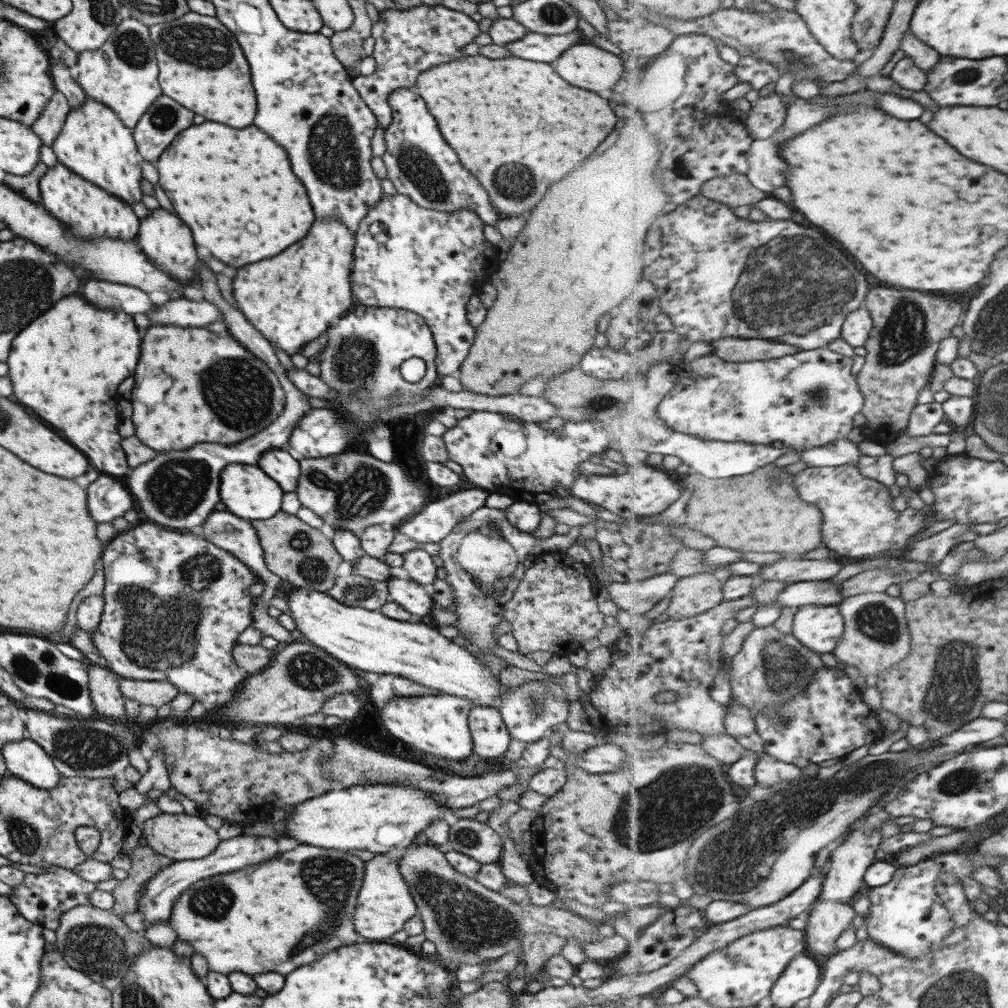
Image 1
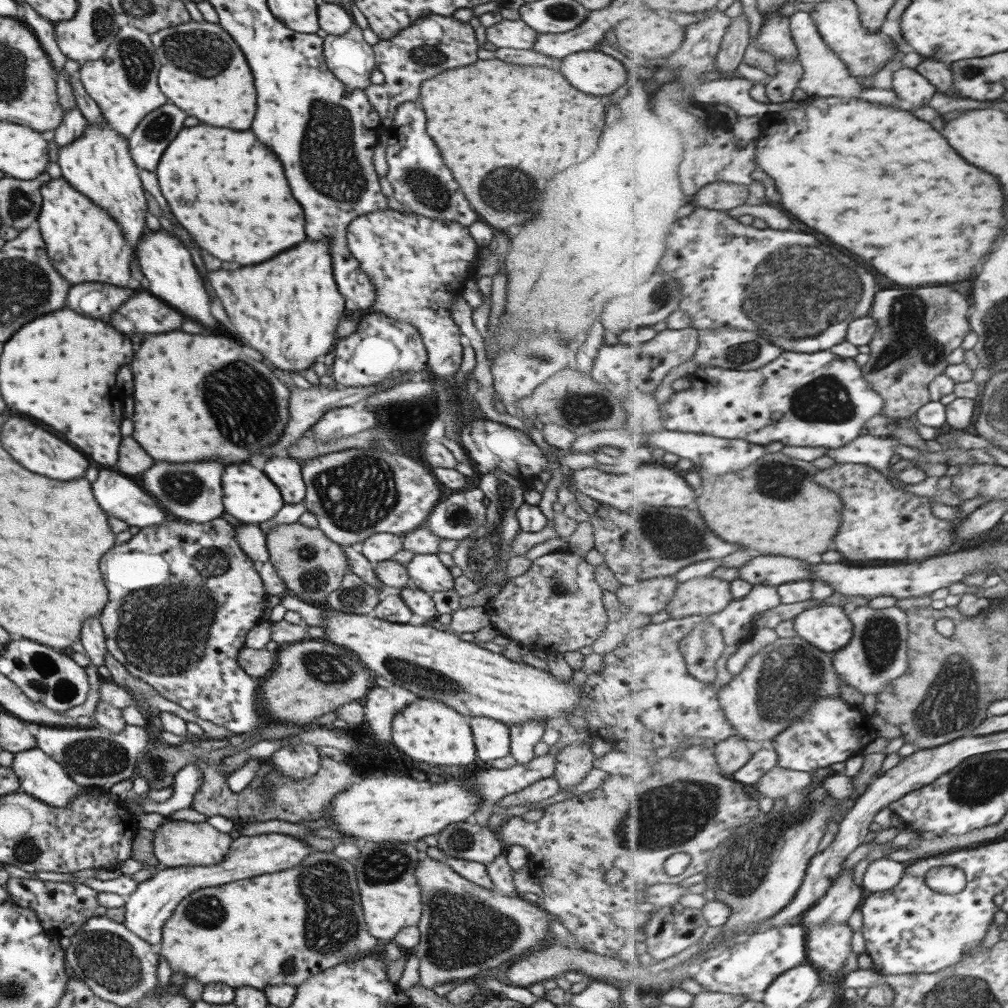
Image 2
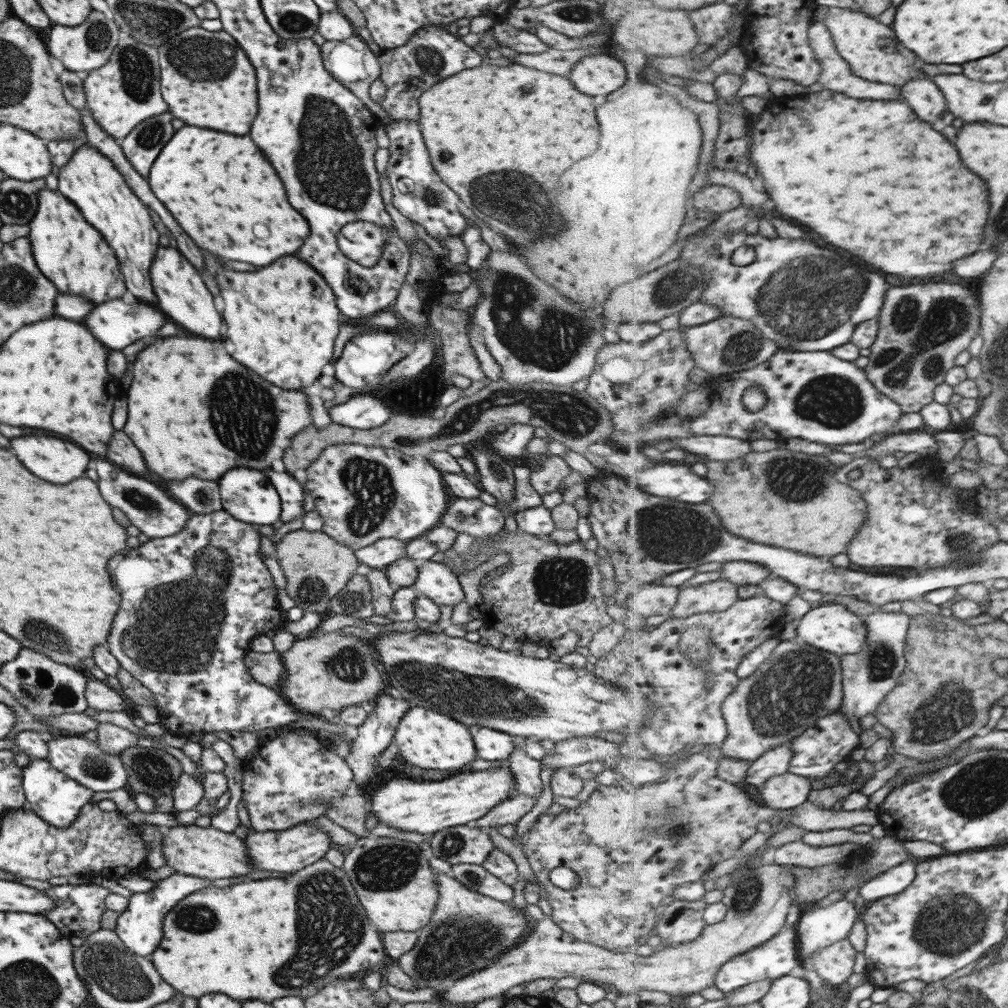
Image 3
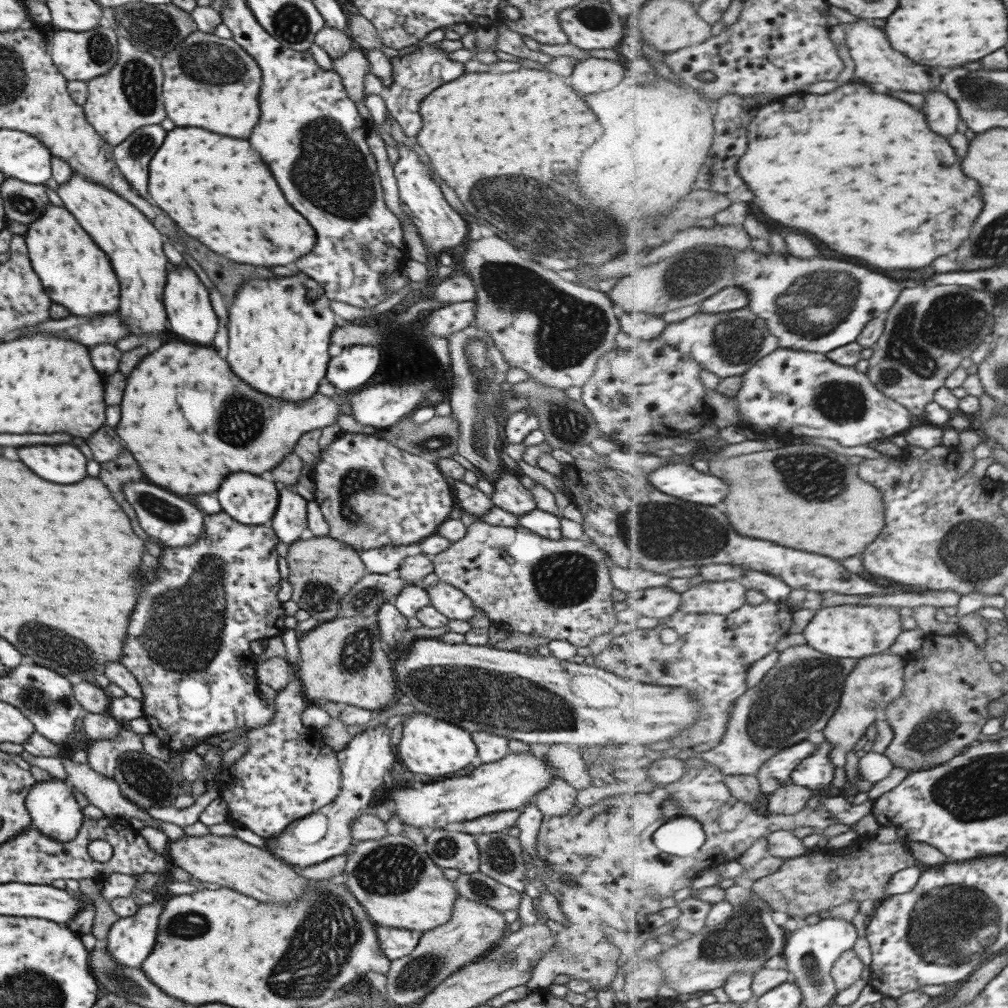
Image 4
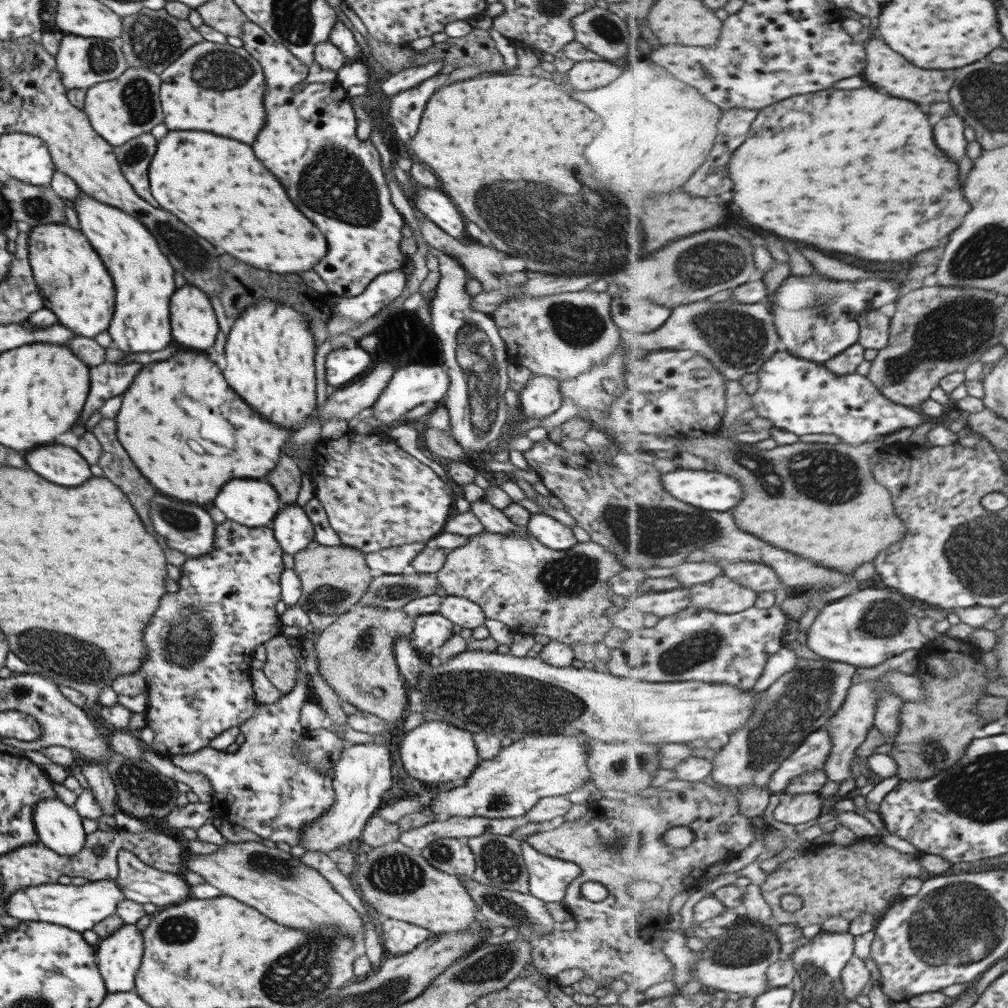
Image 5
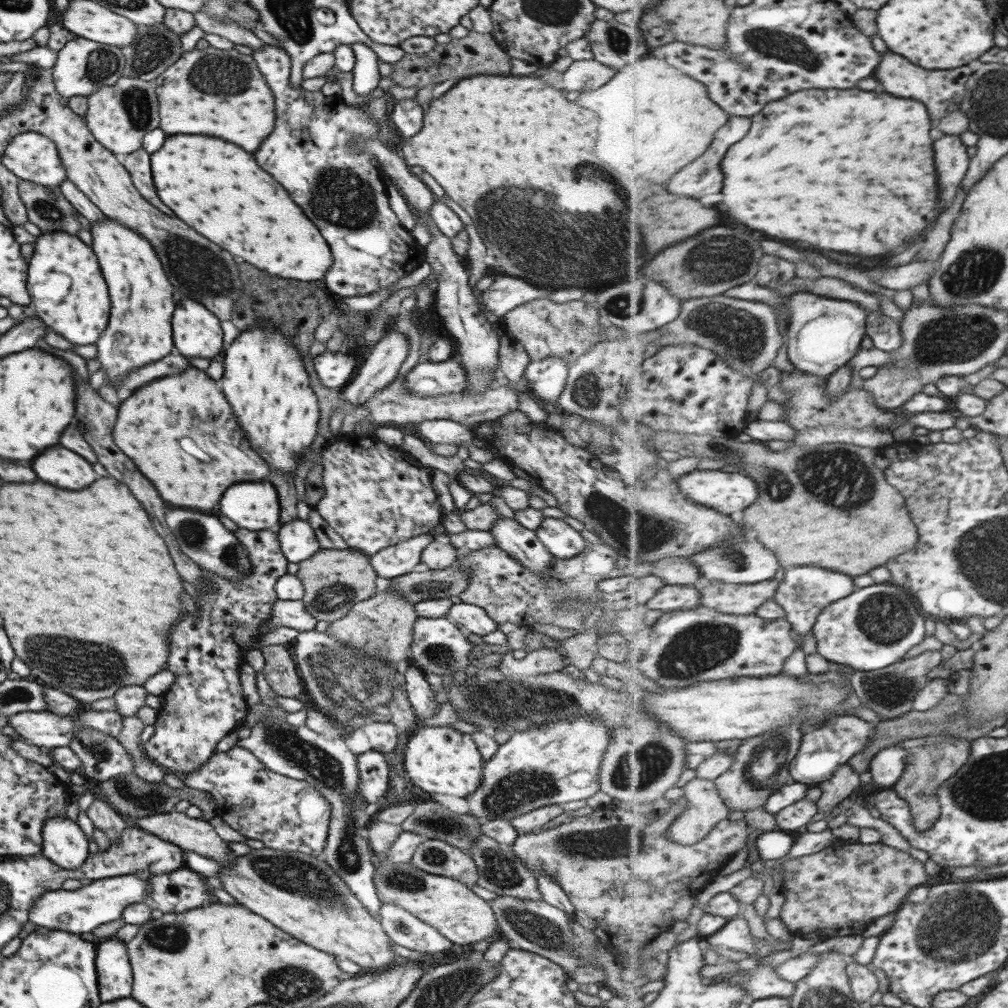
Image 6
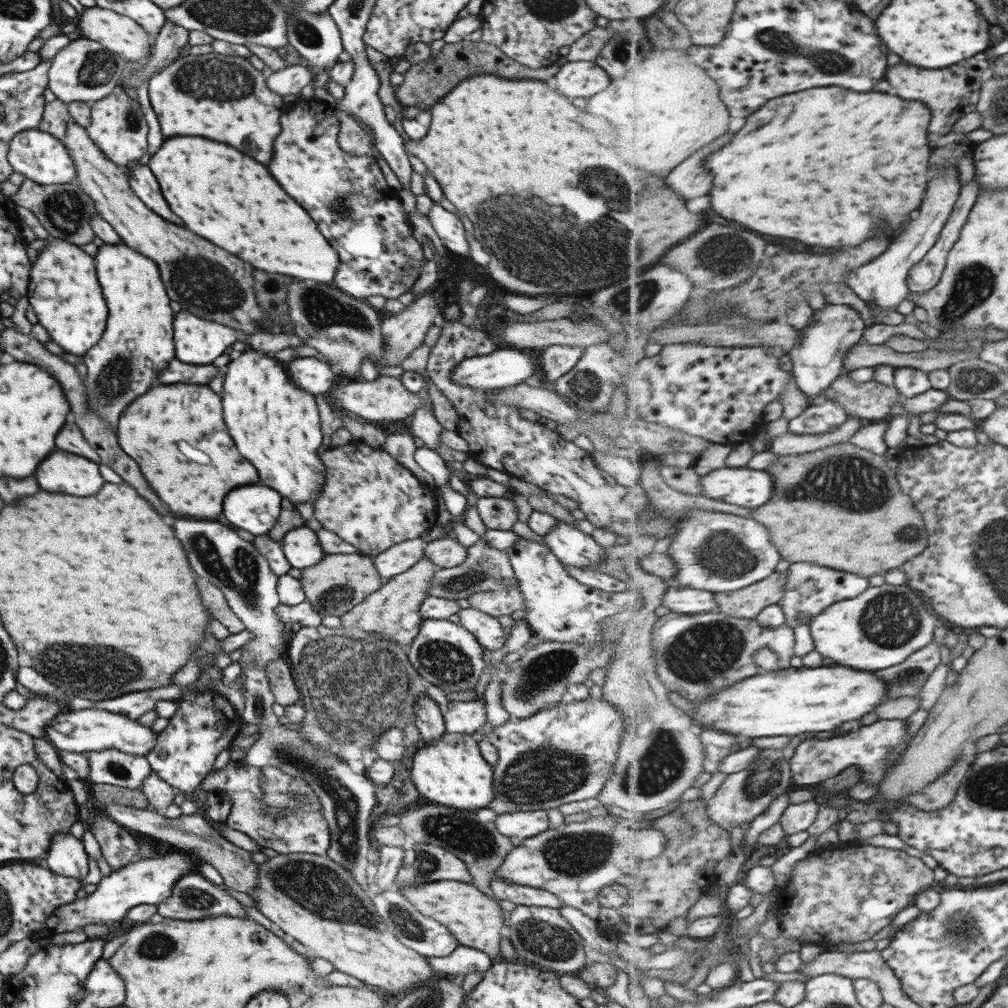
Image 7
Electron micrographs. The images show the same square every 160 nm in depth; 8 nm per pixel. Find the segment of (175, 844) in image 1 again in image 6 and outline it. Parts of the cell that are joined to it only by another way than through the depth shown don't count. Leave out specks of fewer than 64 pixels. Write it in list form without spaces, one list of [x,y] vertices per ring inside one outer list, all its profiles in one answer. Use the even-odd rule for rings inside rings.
[[[265,847],[250,849],[247,854],[236,856],[228,867],[219,868],[217,878],[222,889],[234,898],[237,905],[245,907],[279,930],[317,950],[328,952],[340,960],[355,962],[361,967],[360,974],[376,973],[403,961],[391,951],[389,946],[393,942],[383,932],[378,920],[369,915],[368,910],[351,894],[347,885],[330,866],[325,864],[322,856],[309,856]]]

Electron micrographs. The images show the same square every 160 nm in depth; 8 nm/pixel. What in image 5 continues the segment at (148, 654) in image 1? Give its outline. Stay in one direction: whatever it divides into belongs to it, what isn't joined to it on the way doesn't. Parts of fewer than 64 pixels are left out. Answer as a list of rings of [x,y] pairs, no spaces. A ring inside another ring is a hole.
[[[225,519],[214,526],[213,548],[209,552],[198,557],[188,557],[185,562],[180,564],[180,578],[176,581],[178,584],[177,592],[161,596],[159,608],[151,614],[147,626],[143,628],[143,634],[141,634],[141,640],[143,640],[145,649],[147,649],[147,656],[143,658],[143,662],[139,666],[139,675],[146,685],[147,698],[149,699],[147,708],[144,710],[145,727],[150,728],[154,733],[151,744],[147,748],[151,748],[155,754],[160,757],[170,758],[176,754],[195,752],[207,747],[209,740],[215,738],[217,734],[221,734],[223,730],[233,728],[233,726],[239,727],[253,715],[256,702],[254,701],[253,688],[249,680],[251,669],[249,664],[254,658],[255,646],[269,641],[275,635],[281,634],[281,626],[283,626],[275,611],[275,603],[279,602],[280,599],[280,574],[284,569],[283,563],[281,563],[281,553],[281,547],[275,540],[269,526],[249,528]]]

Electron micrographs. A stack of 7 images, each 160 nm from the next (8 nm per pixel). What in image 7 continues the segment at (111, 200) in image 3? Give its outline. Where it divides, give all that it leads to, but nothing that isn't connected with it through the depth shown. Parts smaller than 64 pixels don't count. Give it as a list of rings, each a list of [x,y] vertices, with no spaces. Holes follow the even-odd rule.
[[[122,241],[103,243],[92,257],[97,282],[108,308],[107,324],[101,342],[83,354],[87,375],[82,381],[88,407],[109,424],[109,430],[113,430],[121,410],[135,396],[141,396],[157,378],[161,368],[165,368],[173,358],[174,312],[169,307],[169,297],[161,283],[157,265],[150,258]]]

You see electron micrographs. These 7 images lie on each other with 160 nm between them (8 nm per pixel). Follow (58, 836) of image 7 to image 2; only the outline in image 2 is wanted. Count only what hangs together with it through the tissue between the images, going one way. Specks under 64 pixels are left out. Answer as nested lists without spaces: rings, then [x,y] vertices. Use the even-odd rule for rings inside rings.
[[[36,746],[13,753],[9,768],[19,782],[19,790],[54,807],[64,807],[85,788],[75,784],[63,768]]]

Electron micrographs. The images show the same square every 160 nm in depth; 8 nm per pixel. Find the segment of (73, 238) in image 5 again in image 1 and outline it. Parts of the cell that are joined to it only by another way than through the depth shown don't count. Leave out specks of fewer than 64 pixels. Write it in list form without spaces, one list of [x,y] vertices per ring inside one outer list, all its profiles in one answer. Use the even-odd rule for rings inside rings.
[[[59,163],[48,168],[38,180],[38,190],[41,205],[49,210],[59,222],[63,222],[71,232],[75,230],[83,238],[95,236],[131,240],[138,232],[139,220],[135,217],[131,206],[105,190],[93,186],[91,182],[79,178],[77,174],[69,172]]]

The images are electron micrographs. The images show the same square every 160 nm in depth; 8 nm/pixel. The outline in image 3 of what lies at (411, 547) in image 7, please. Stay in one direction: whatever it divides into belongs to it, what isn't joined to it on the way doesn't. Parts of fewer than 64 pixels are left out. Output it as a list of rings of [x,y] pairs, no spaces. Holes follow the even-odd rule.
[[[384,538],[373,542],[369,546],[354,551],[359,564],[371,569],[383,570],[394,560],[405,554],[406,541],[394,538]]]

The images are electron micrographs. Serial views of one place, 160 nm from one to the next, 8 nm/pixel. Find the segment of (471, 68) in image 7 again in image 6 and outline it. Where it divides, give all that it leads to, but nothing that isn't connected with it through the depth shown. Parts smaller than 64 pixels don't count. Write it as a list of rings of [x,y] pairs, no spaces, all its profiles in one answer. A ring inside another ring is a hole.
[[[469,31],[462,38],[451,38],[447,44],[436,44],[432,50],[421,54],[403,53],[403,56],[391,64],[390,79],[397,86],[407,88],[415,87],[417,90],[427,84],[441,83],[449,78],[463,79],[477,74],[509,74],[509,57],[506,52],[496,43],[490,33],[477,33]]]

